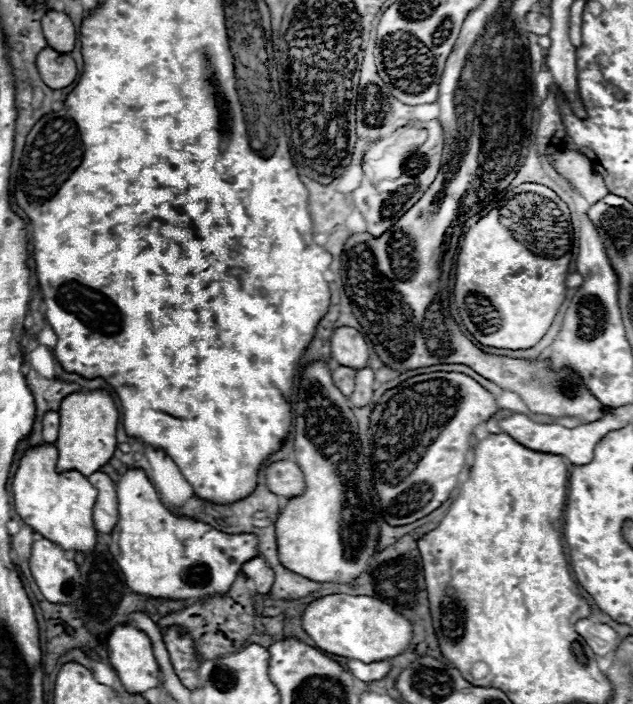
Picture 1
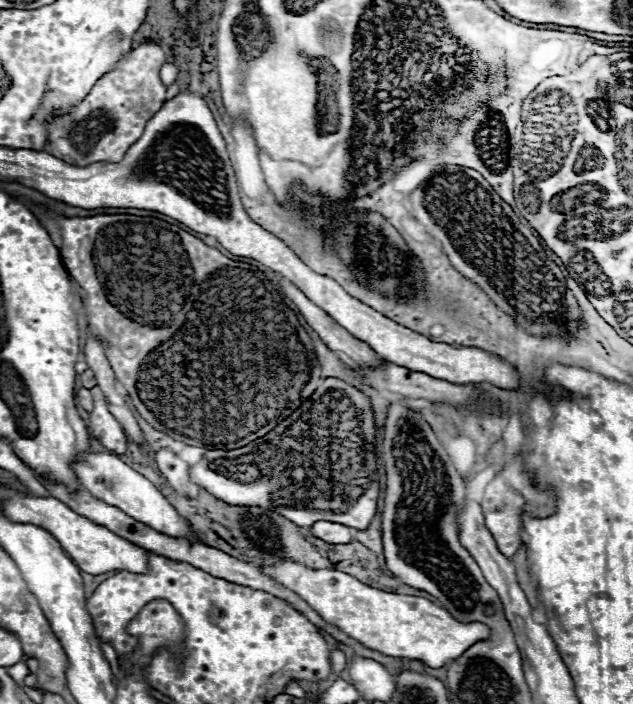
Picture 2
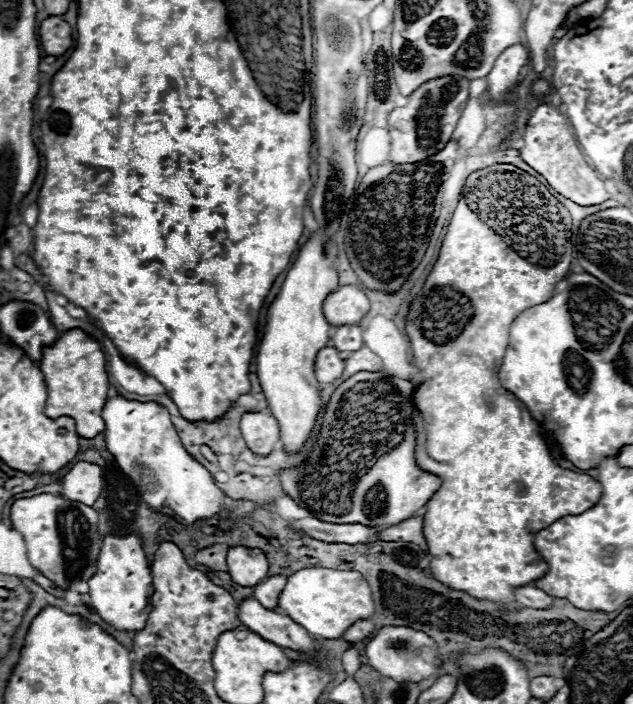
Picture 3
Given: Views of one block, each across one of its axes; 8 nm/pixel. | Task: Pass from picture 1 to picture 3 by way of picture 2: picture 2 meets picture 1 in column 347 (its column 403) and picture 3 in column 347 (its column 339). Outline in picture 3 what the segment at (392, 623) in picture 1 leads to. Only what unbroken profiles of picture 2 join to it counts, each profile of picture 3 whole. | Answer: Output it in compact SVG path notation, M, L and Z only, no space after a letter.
M302 568L288 576L288 582L278 596L278 610L306 628L314 638L340 638L356 620L374 614L374 600L370 586L360 572Z

